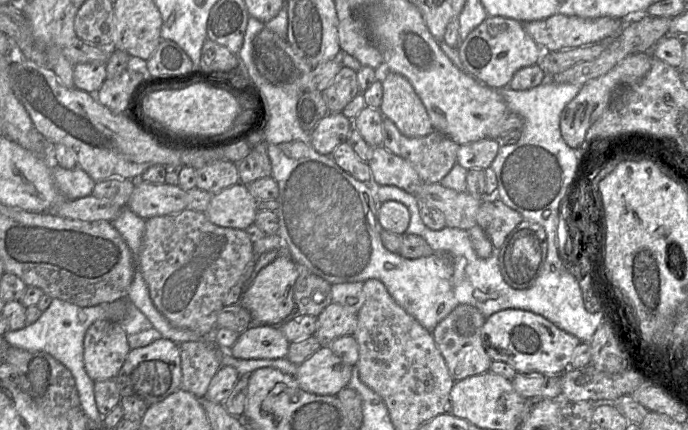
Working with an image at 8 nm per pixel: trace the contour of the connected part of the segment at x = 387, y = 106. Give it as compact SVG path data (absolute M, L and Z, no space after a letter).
M390 71L380 73L383 96L380 112L407 137L424 137L434 131L426 108L411 83Z

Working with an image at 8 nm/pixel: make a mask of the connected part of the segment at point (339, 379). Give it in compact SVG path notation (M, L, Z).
M330 346L320 347L299 364L296 379L299 387L316 395L337 395L346 388L352 376L353 366L343 362Z

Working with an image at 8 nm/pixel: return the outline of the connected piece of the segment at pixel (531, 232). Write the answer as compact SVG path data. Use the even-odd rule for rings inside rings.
M522 220L505 238L498 251L500 272L514 289L530 287L540 274L547 253L544 228Z

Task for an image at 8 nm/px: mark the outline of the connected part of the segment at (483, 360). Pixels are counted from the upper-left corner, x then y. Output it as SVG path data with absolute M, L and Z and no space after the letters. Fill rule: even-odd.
M459 304L432 331L435 344L454 381L489 371L492 359L486 353L481 340L485 320L486 317L476 307Z

